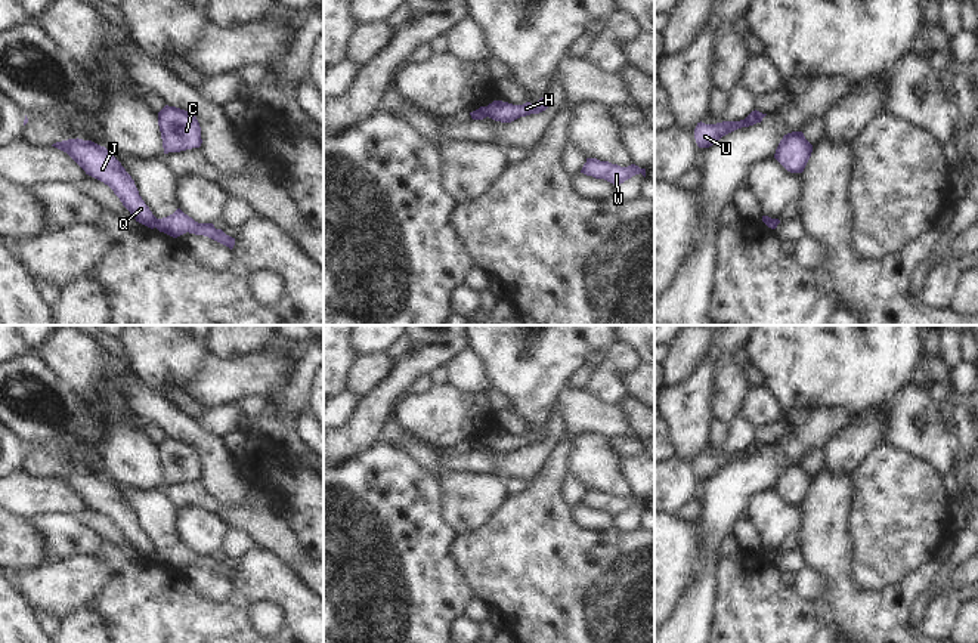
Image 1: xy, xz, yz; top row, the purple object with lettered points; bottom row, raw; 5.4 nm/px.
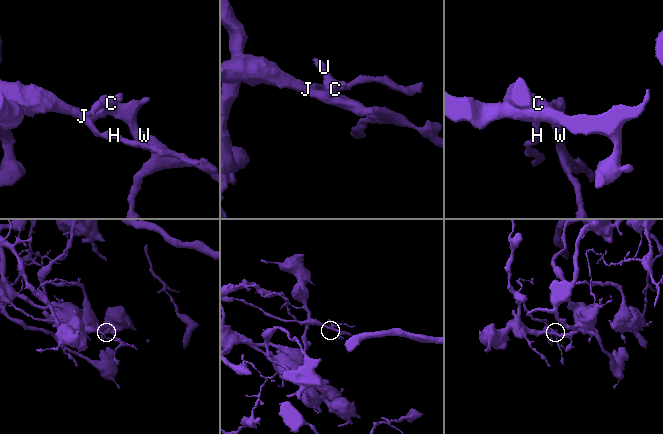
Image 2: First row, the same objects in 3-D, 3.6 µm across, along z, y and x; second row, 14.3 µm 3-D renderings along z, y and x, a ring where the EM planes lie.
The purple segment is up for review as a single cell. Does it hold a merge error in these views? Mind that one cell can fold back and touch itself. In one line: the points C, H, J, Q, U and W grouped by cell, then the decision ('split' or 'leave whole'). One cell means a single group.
C J Q U W / H | split

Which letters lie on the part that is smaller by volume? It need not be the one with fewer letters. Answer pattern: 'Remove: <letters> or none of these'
Remove: H

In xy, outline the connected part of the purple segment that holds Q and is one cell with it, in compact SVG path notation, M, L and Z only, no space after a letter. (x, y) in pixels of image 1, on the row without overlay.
M78 469L56 473L52 477L66 483L86 506L108 516L136 553L151 560L157 557L158 550L139 526L134 511L105 477Z

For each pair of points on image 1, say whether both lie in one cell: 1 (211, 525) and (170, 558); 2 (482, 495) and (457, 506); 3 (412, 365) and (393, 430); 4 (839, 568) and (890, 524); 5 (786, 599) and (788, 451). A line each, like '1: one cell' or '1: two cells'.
1: two cells
2: one cell
3: two cells
4: two cells
5: two cells

